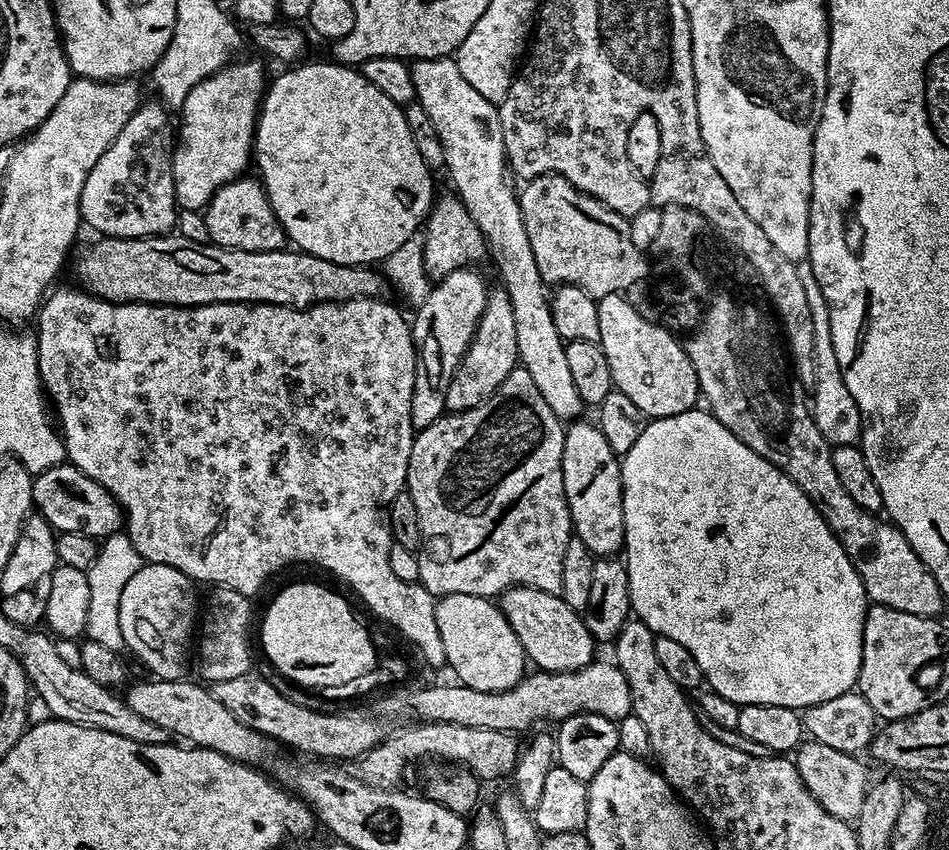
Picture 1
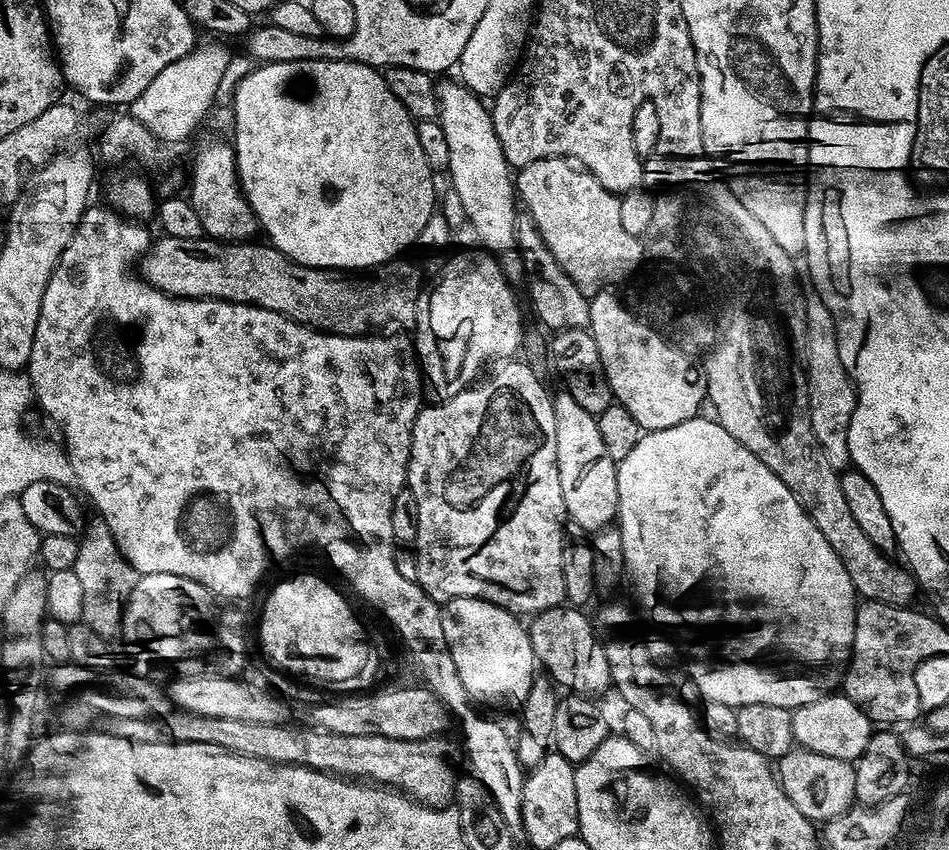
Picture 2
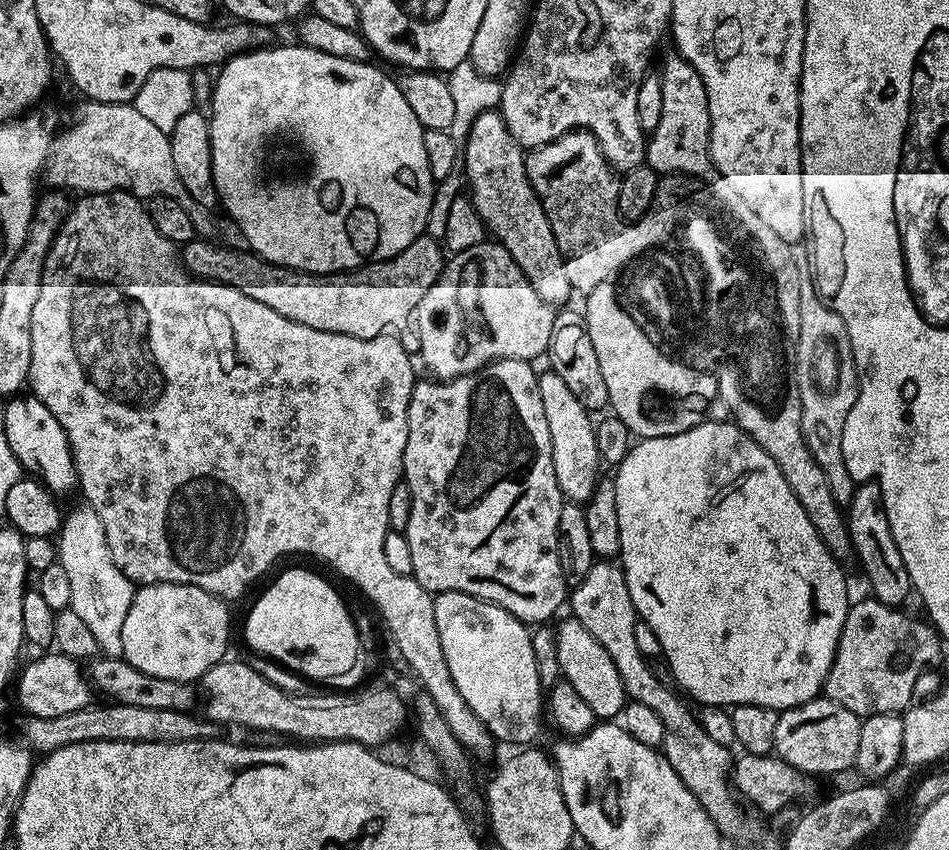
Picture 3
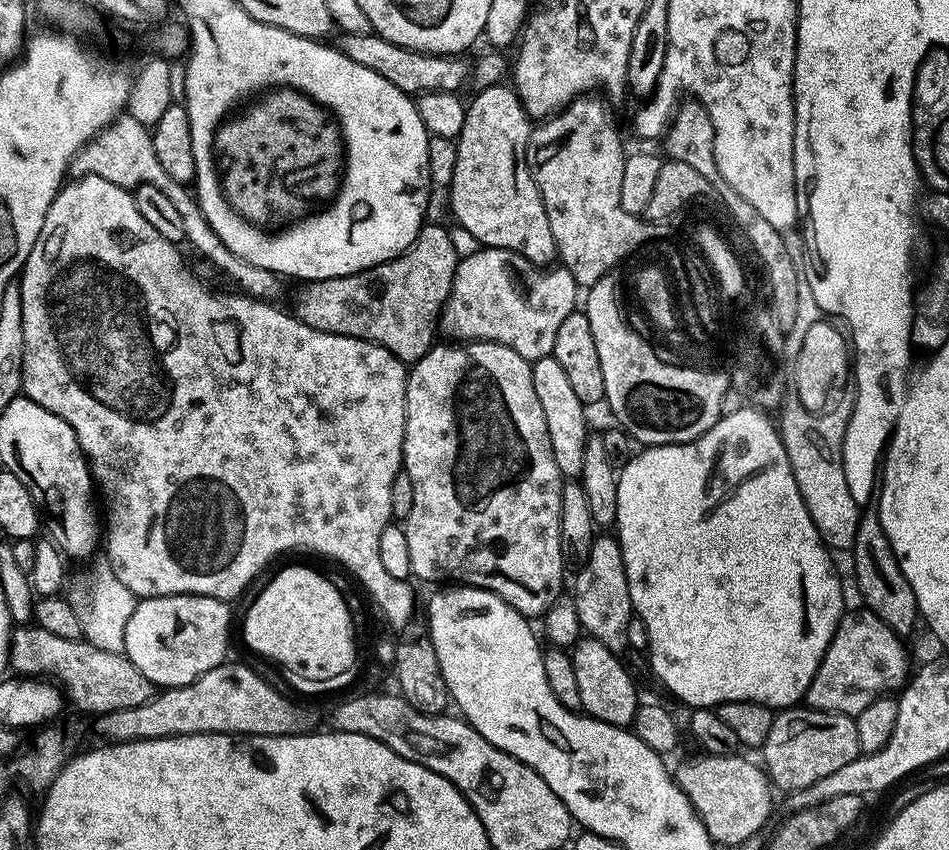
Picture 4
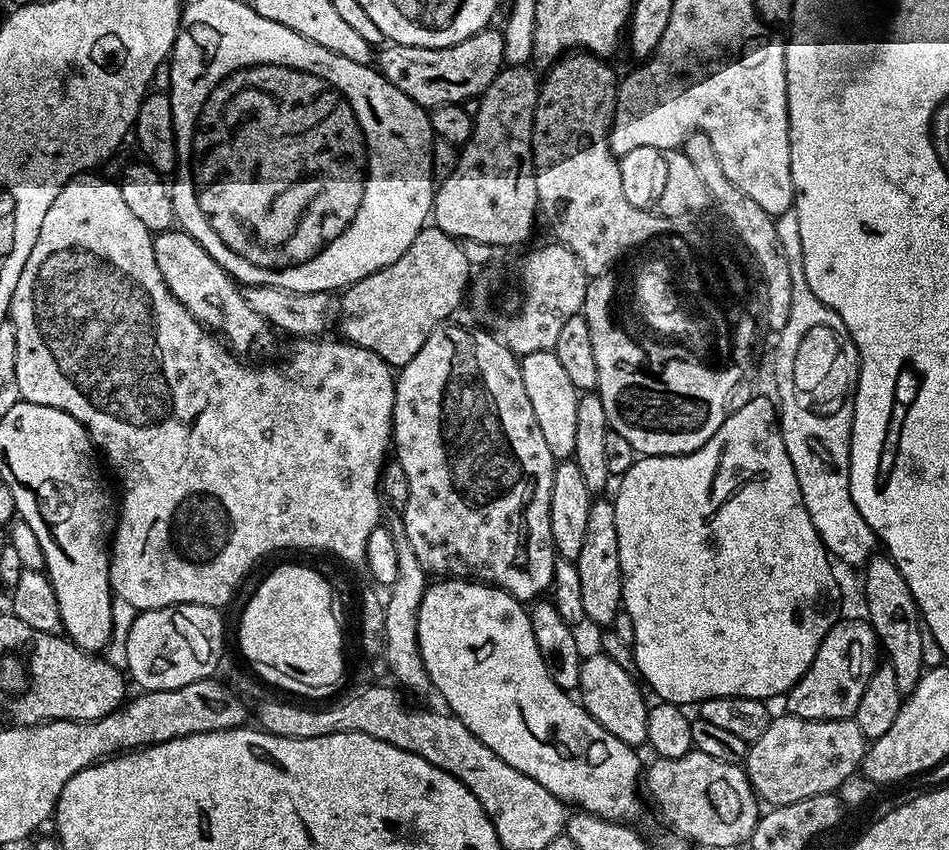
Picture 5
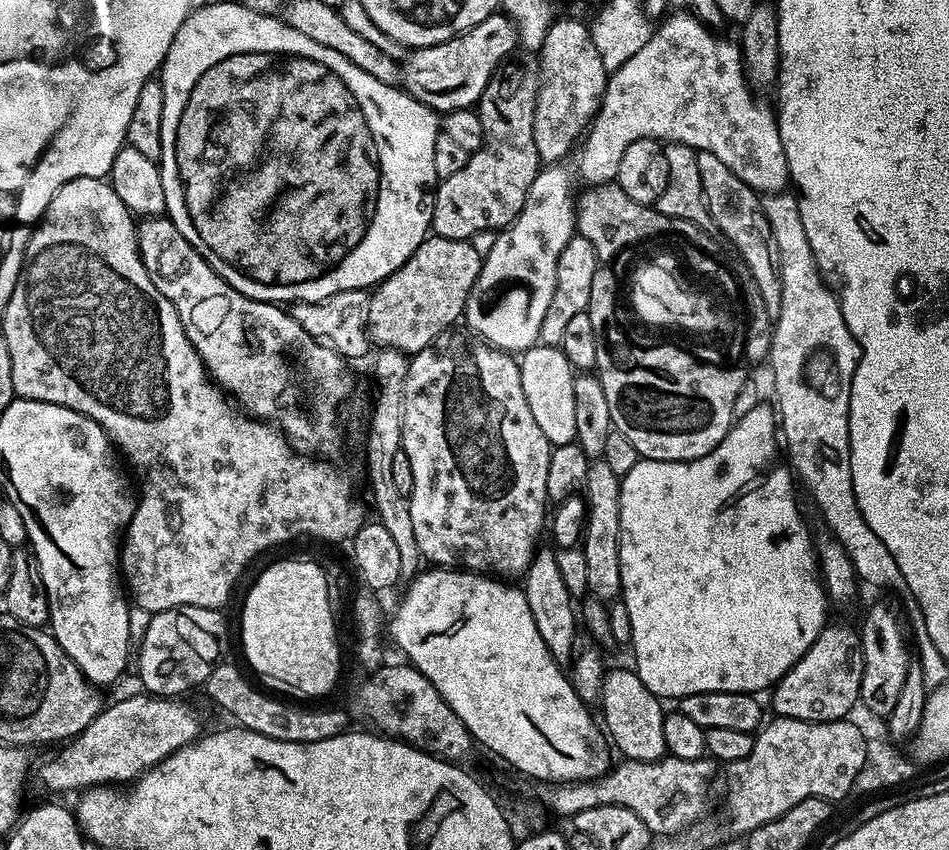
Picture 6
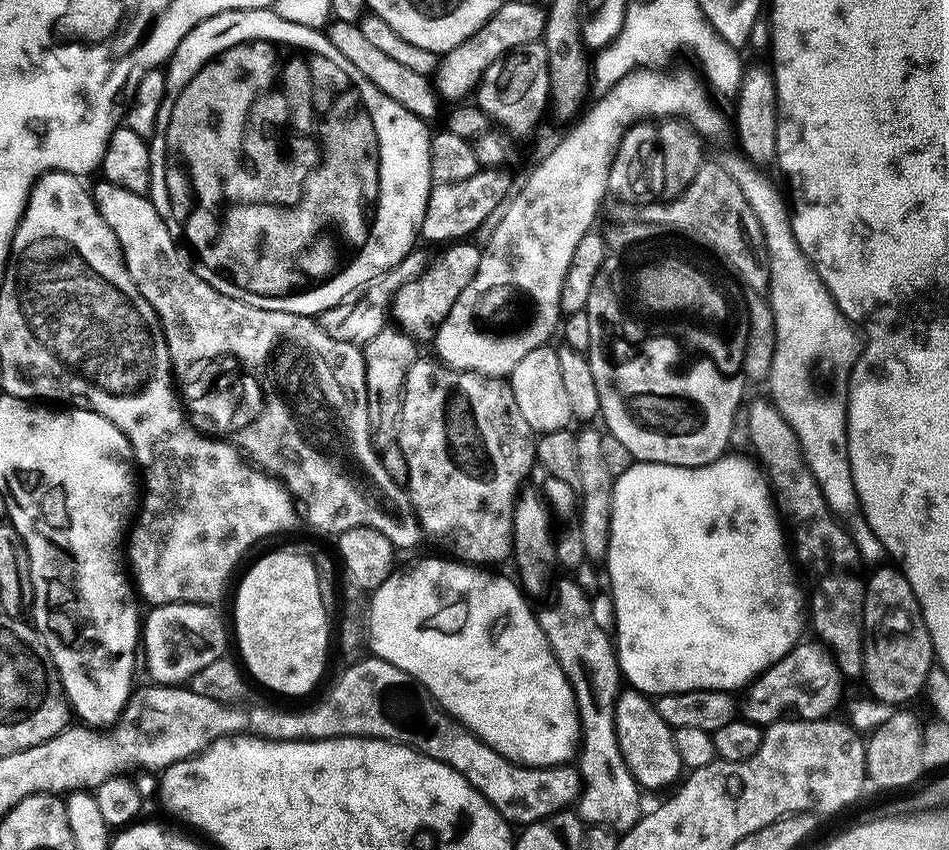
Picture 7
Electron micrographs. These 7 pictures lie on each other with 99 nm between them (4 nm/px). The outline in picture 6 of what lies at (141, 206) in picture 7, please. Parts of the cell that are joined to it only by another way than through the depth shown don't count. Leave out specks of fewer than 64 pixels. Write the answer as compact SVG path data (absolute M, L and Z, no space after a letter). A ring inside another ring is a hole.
M144 218L139 221L138 249L149 279L174 306L186 338L191 342L192 349L200 355L209 377L233 397L240 396L239 407L247 415L271 422L279 428L297 453L312 458L330 458L328 456L339 448L344 438L340 433L340 407L347 402L352 392L352 376L348 373L349 365L343 355L310 338L310 334L306 334L291 311L284 309L283 312L278 305L255 300L239 292L234 285L227 284L192 249L191 242L168 218Z

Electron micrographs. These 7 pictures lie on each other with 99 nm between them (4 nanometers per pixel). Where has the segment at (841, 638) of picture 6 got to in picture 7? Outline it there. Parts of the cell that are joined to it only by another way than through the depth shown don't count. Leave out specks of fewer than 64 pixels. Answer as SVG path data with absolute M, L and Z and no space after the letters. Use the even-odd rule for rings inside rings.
M801 642L789 650L778 662L774 662L765 672L747 685L742 696L742 716L752 724L767 726L785 718L802 720L823 720L845 699L846 677L841 671L836 657L823 643Z

